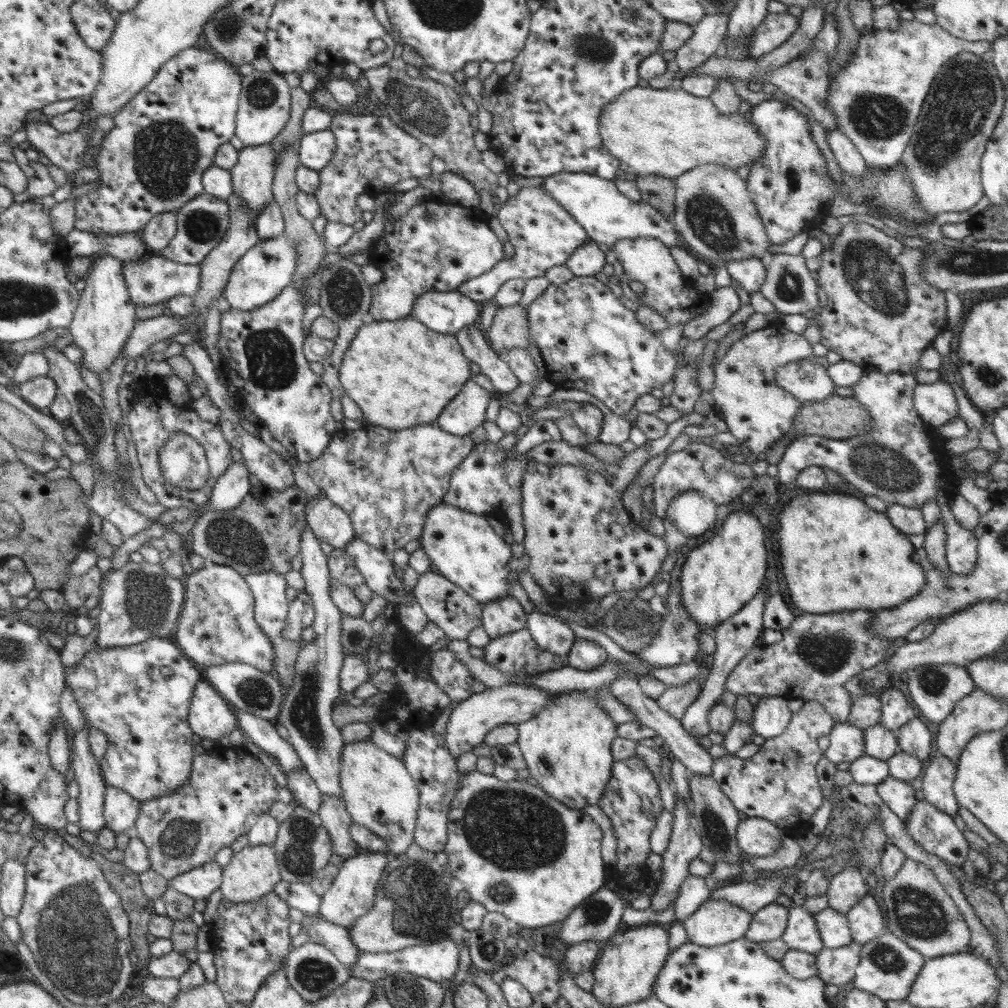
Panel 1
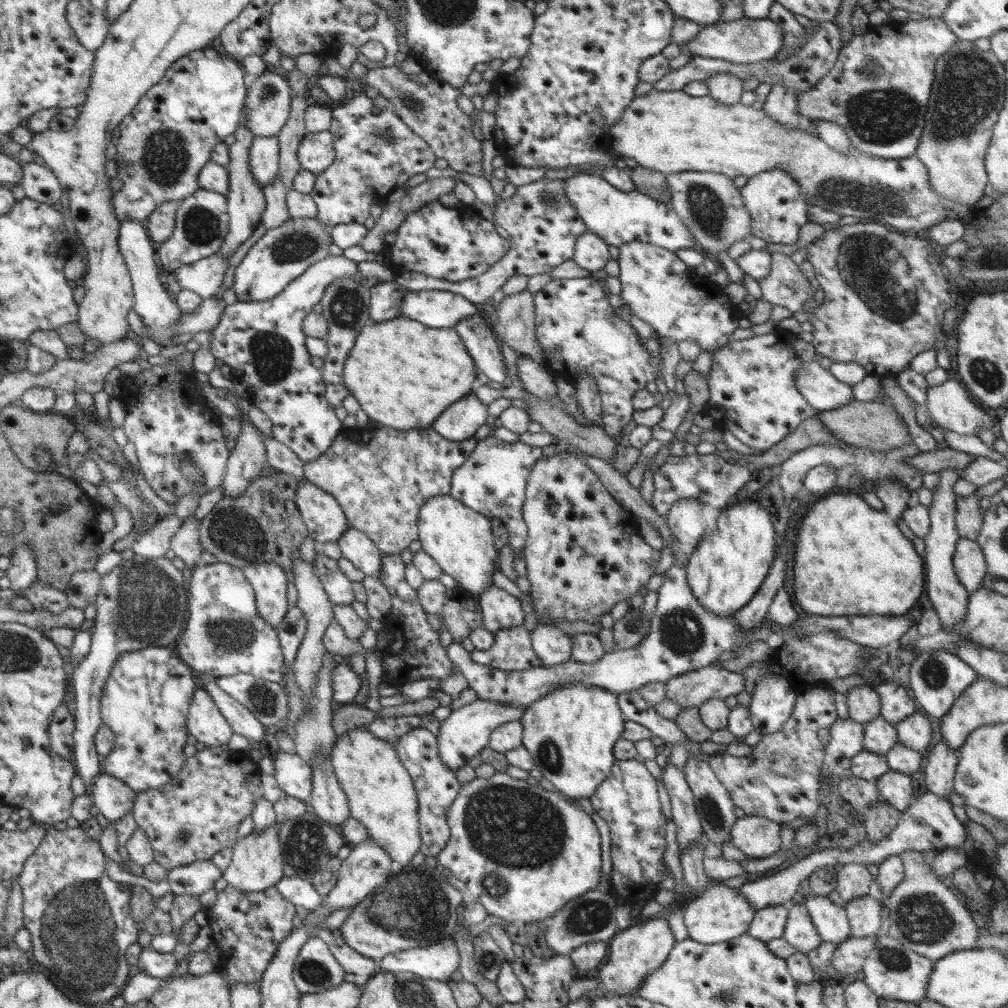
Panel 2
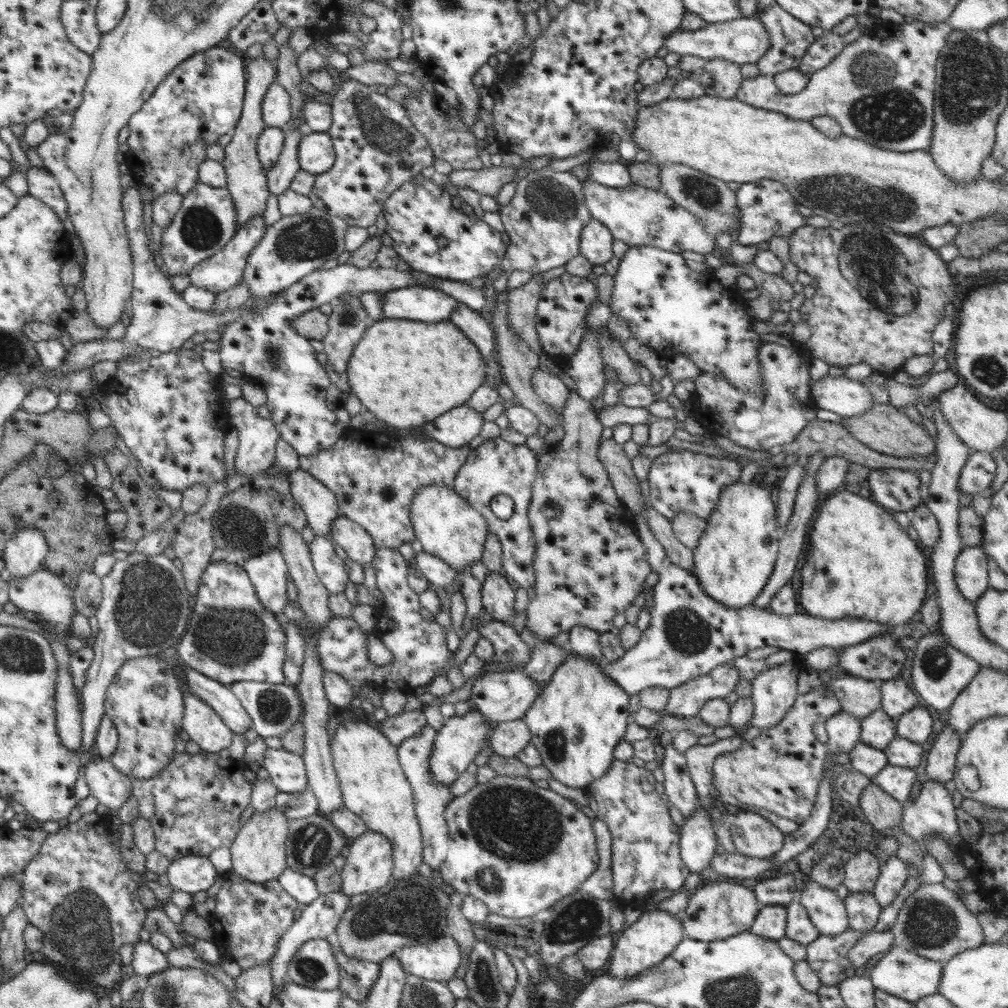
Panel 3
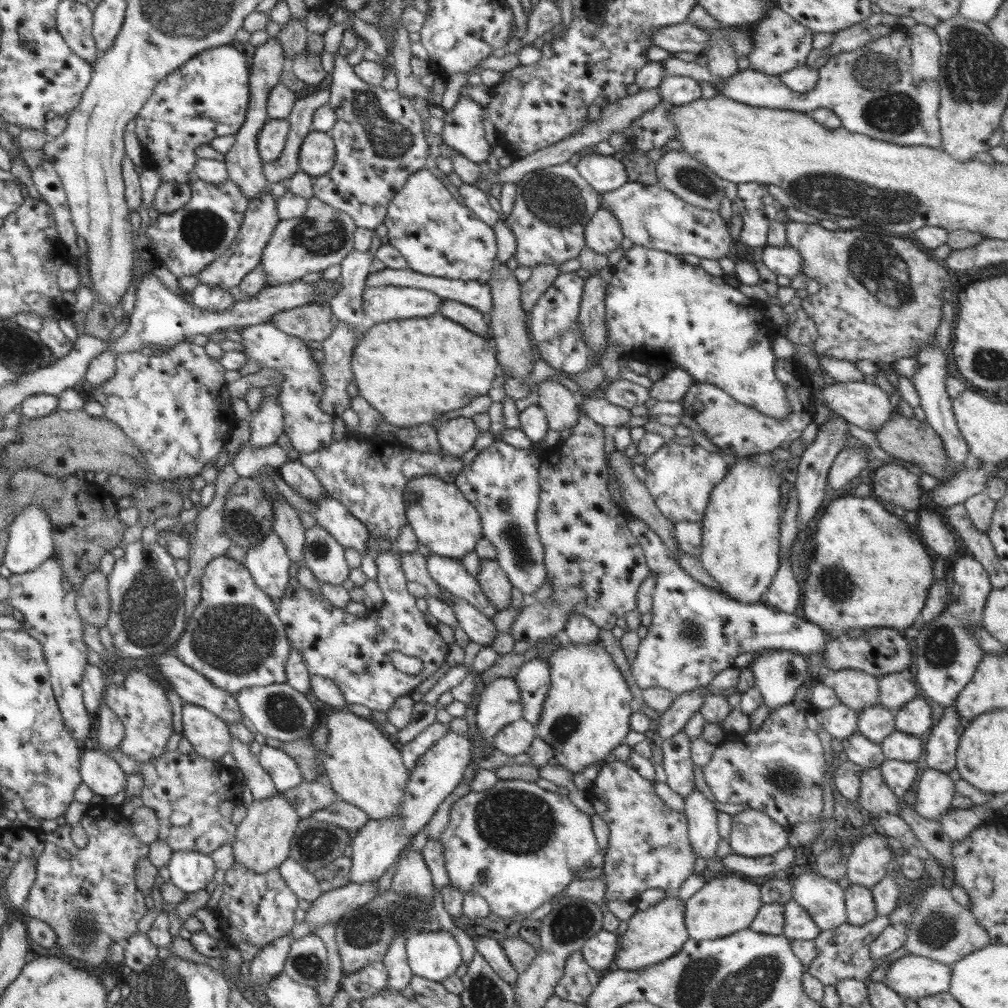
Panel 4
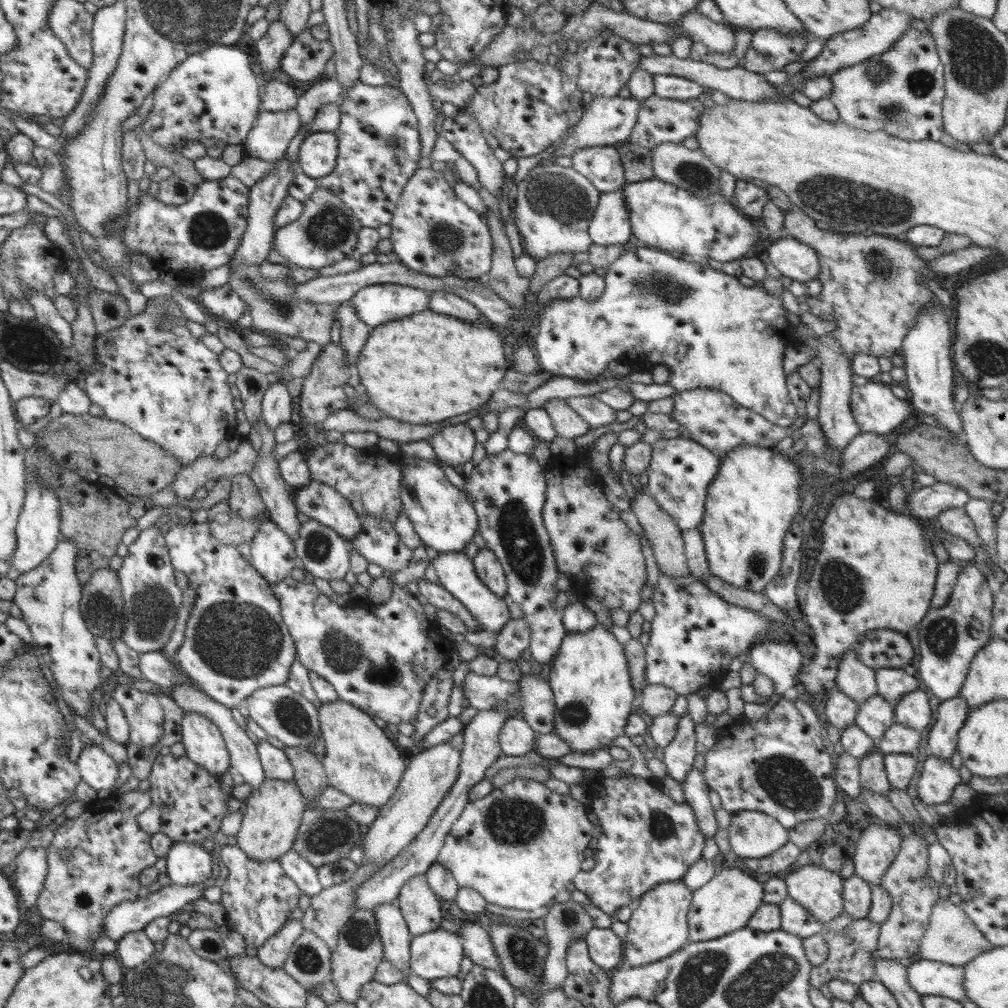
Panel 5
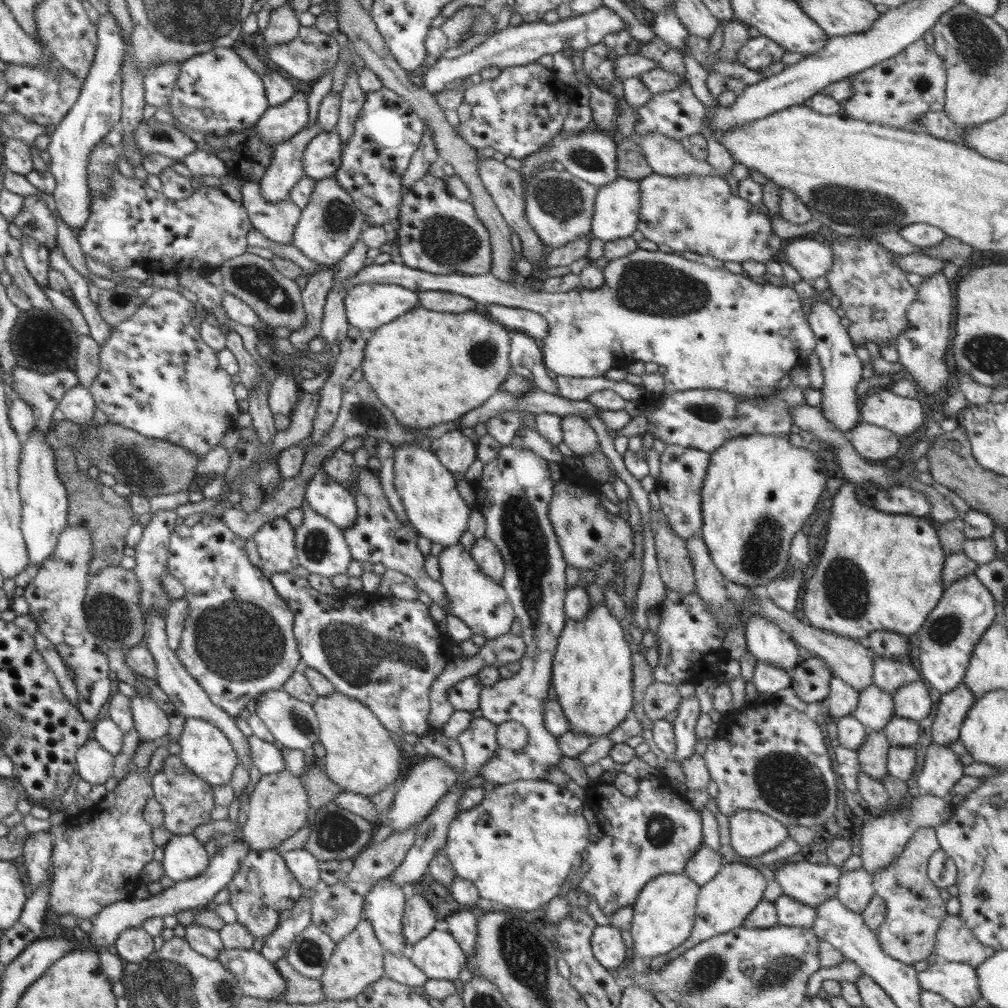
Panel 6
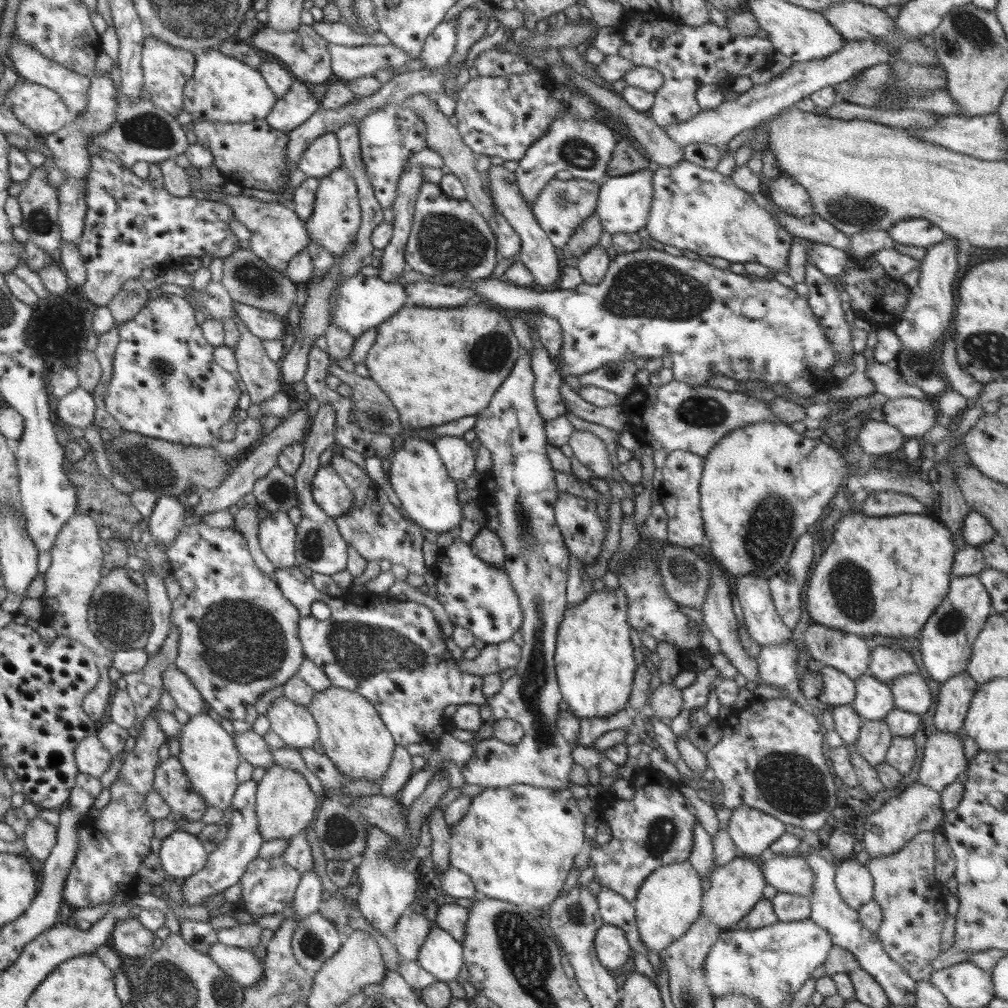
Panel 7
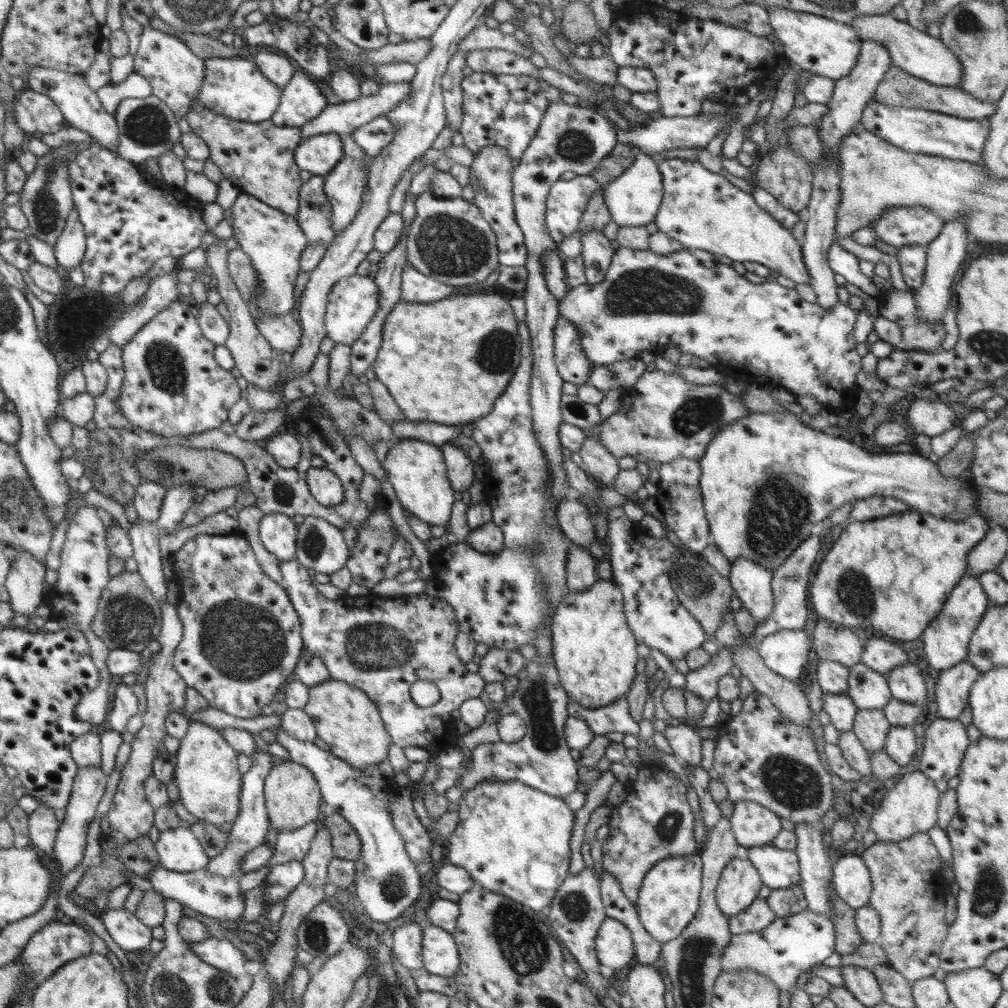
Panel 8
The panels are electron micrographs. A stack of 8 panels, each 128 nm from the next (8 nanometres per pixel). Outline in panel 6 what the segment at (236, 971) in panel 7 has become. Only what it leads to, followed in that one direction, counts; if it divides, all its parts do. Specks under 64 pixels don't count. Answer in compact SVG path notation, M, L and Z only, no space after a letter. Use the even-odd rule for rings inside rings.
M224 947L215 959L227 968L230 960L244 962L244 972L235 977L244 995L267 1001L281 1000L285 995L285 978L262 953Z

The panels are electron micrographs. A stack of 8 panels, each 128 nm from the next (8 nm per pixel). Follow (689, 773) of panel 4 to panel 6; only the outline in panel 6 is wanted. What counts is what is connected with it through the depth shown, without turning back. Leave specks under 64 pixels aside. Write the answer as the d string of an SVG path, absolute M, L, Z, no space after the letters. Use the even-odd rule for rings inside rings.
M696 695L682 698L677 709L678 716L674 718L673 728L676 750L674 760L682 762L695 752L697 735L695 727L701 714L701 706Z

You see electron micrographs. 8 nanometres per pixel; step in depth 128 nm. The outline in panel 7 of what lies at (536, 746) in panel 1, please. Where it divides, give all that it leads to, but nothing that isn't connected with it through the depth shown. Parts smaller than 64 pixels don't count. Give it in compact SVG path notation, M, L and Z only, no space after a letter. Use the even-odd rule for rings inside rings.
M607 587L592 592L584 602L570 604L564 610L561 625L558 628L555 646L555 673L557 674L562 698L572 710L572 716L578 720L588 718L610 718L622 709L628 709L631 686L637 668L633 656L633 644L627 622L627 599L622 588L616 590Z

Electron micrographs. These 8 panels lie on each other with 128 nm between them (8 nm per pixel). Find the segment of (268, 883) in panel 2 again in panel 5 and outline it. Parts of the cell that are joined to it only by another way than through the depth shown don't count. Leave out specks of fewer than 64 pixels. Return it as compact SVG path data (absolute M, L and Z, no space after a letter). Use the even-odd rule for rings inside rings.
M266 779L258 788L251 790L245 799L245 804L246 814L236 834L236 845L256 862L278 860L282 853L292 850L294 838L302 824L302 814L307 808L301 792L294 783Z

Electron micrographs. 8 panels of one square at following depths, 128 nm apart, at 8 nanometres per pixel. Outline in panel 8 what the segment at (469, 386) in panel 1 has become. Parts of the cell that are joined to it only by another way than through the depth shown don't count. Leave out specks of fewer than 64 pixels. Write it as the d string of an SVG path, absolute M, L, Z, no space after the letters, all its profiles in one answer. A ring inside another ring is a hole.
M450 442L441 446L447 477L455 491L464 491L473 483L475 474L475 462L464 454L464 451L454 447Z

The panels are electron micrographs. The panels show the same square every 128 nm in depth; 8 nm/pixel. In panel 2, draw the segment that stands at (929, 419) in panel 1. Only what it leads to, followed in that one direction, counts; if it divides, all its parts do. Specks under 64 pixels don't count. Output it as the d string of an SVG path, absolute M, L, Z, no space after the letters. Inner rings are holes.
M953 378L926 391L929 414L943 428L974 436L979 428L994 428L995 420L976 407Z

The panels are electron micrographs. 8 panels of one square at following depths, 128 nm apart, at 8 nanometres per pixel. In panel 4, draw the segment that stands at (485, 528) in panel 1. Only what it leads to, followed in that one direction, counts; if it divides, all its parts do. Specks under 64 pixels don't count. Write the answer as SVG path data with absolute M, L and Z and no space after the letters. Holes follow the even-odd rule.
M436 475L415 476L406 483L402 495L409 525L419 542L426 545L432 553L460 560L465 554L474 551L476 543L483 537L479 512L454 483L447 483Z

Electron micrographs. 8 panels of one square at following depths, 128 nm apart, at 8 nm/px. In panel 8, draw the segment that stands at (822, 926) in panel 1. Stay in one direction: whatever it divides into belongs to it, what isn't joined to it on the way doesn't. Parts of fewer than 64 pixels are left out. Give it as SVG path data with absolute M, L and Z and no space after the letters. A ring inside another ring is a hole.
M770 844L747 848L745 853L764 885L771 889L799 886L799 860L795 851L782 850Z

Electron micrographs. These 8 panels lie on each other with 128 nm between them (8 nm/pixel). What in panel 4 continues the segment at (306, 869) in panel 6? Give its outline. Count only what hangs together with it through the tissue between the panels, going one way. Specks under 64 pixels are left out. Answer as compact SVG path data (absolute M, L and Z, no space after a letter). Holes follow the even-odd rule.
M288 857L285 862L282 862L277 872L291 891L302 900L314 902L323 893L316 877L293 858Z

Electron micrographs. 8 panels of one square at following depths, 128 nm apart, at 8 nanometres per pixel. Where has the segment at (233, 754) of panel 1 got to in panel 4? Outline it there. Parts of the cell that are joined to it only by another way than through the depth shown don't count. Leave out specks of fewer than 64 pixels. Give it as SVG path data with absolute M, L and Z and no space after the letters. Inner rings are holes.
M119 746L109 750L109 755L121 766L126 775L142 773L143 787L141 790L142 804L151 808L158 817L159 838L174 851L200 851L210 855L222 844L231 843L236 836L237 825L232 824L231 816L234 807L242 804L241 782L237 780L236 770L221 765L219 761L208 760L199 754L183 754L175 751L164 751L162 756L151 761L140 762L126 756Z

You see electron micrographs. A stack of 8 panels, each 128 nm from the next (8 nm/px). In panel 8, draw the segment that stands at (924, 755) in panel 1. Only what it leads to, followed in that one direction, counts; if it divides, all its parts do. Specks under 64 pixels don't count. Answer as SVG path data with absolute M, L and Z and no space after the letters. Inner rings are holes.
M910 662L896 666L886 674L887 683L895 699L921 707L926 698L924 668Z

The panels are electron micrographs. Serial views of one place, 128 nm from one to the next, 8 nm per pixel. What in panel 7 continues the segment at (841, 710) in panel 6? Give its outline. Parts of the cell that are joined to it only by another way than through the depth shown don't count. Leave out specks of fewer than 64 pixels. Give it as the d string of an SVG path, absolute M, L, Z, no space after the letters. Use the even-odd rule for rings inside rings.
M824 665L820 670L823 682L822 692L826 695L828 705L846 706L855 699L855 682L841 670Z

